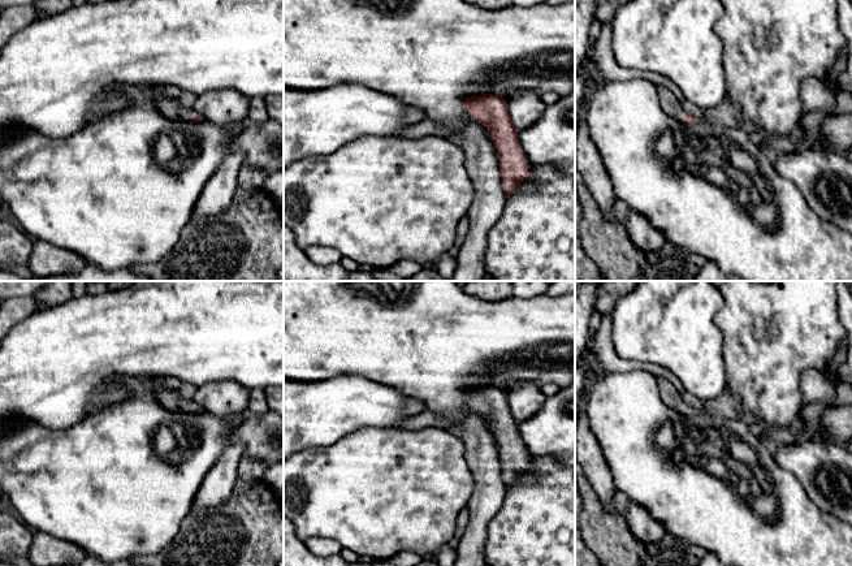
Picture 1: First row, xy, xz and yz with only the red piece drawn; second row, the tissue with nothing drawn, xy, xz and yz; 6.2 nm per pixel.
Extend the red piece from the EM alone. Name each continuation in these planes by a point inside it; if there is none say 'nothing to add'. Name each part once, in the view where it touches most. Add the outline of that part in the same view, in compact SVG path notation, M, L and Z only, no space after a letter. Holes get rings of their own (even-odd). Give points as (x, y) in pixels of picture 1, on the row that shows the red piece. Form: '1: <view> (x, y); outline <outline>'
1: yz (671, 106); outline M658 86L659 100L663 111L679 121L680 124L684 122L686 116L688 115L684 108L682 107L680 101L676 96L665 86Z

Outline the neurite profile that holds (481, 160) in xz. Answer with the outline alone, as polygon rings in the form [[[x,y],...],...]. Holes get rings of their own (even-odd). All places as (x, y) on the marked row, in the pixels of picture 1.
[[[471,118],[459,142],[473,187],[473,202],[466,215],[470,230],[458,255],[457,281],[483,281],[488,232],[499,219],[507,198],[502,189],[497,150],[484,125]]]

